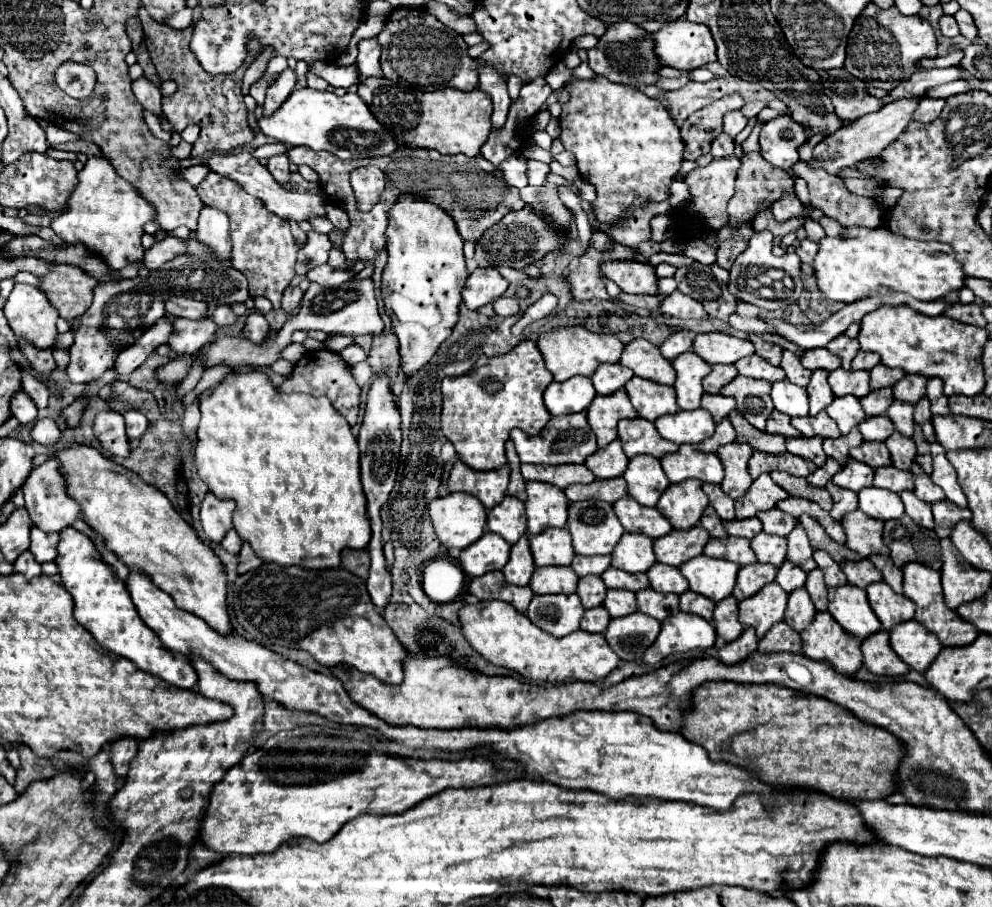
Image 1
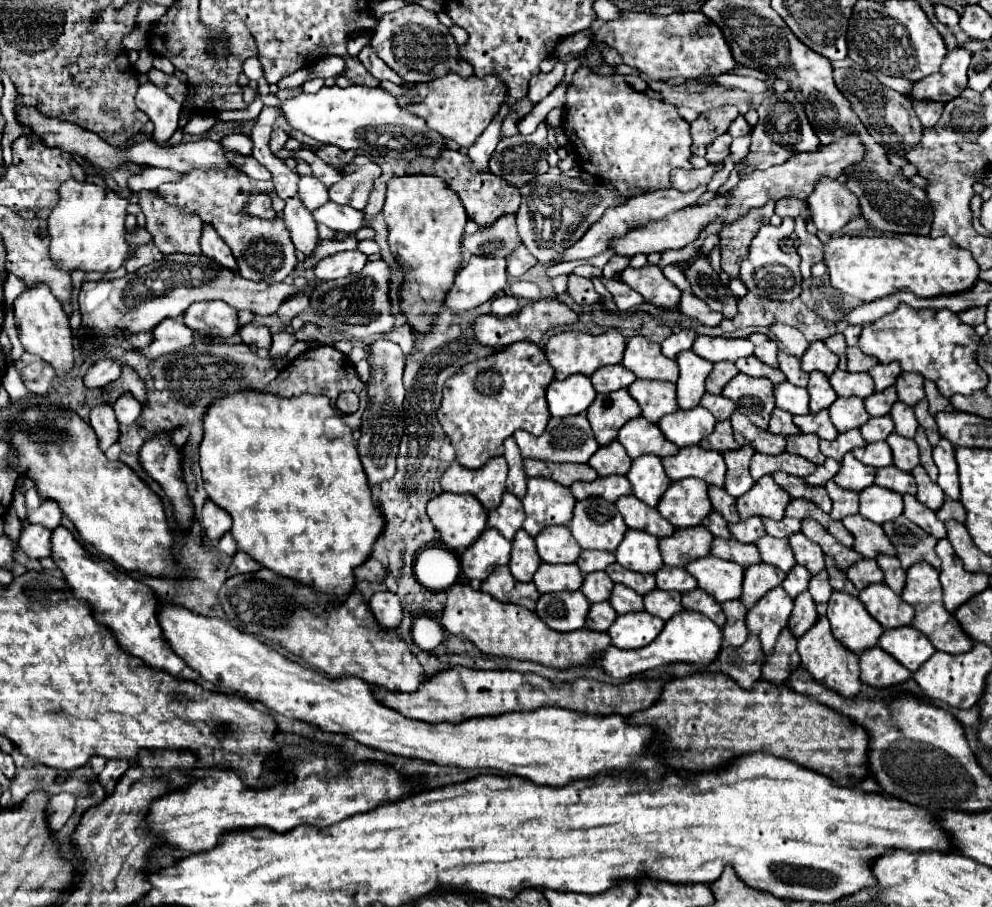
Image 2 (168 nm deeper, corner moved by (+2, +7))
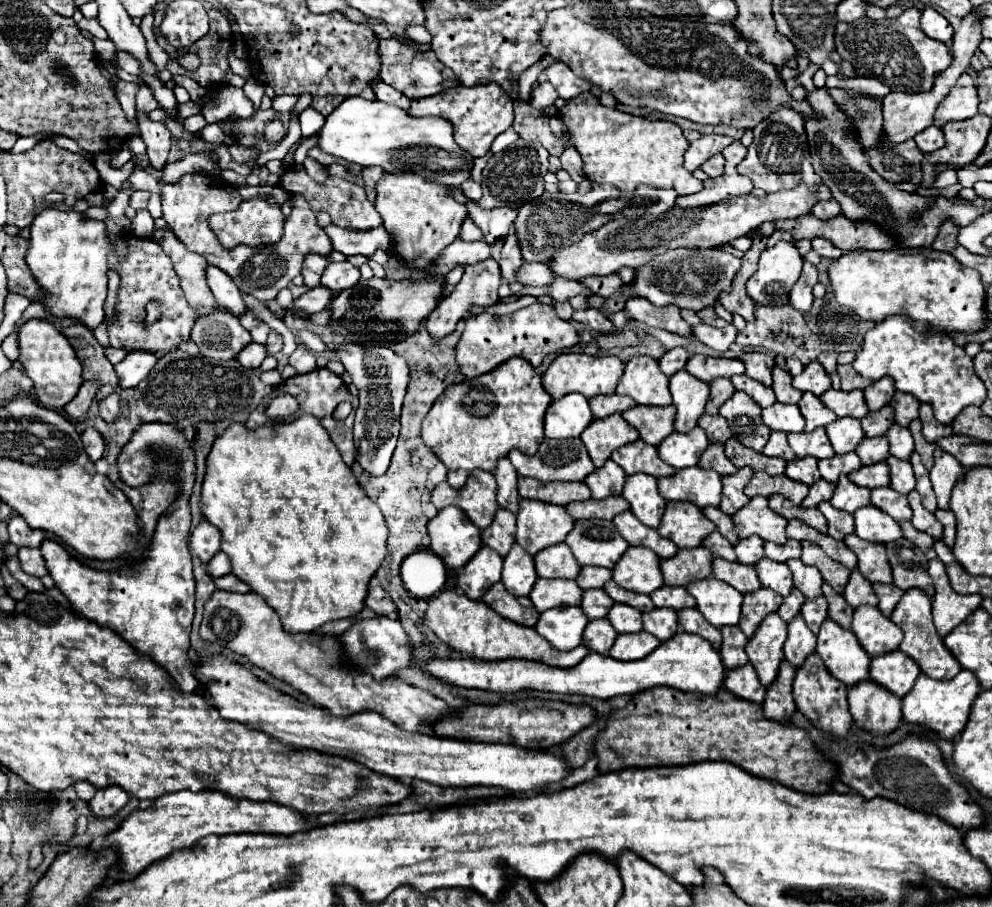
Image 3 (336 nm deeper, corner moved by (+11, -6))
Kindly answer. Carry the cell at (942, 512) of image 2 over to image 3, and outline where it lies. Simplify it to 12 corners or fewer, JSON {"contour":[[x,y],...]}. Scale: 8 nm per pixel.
{"contour":[[938,509],[936,519],[944,527],[944,543],[954,545],[956,517],[952,511]]}

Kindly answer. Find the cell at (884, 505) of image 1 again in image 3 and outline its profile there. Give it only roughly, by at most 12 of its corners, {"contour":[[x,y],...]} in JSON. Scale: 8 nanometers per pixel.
{"contour":[[874,505],[858,509],[856,535],[886,545],[900,525]]}

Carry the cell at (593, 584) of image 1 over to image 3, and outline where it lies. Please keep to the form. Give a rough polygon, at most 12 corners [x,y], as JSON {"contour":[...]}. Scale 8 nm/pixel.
{"contour":[[604,589],[584,591],[580,607],[590,619],[608,615],[614,601]]}

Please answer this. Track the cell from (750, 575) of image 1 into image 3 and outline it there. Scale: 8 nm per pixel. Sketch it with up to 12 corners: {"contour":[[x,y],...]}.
{"contour":[[770,589],[746,595],[740,629],[750,639],[782,597]]}

